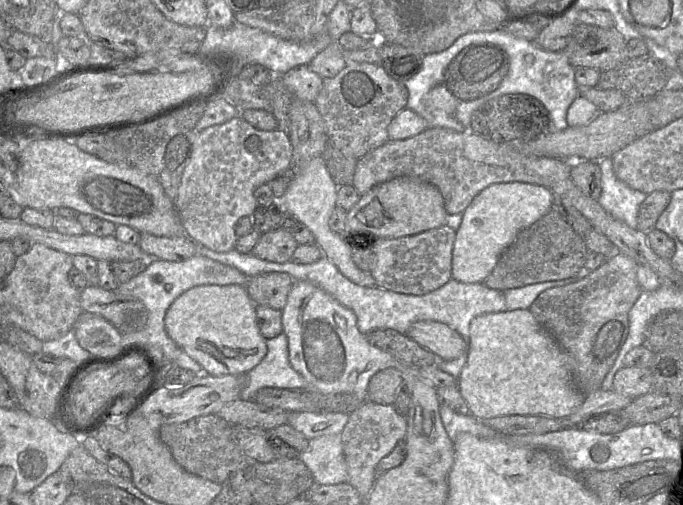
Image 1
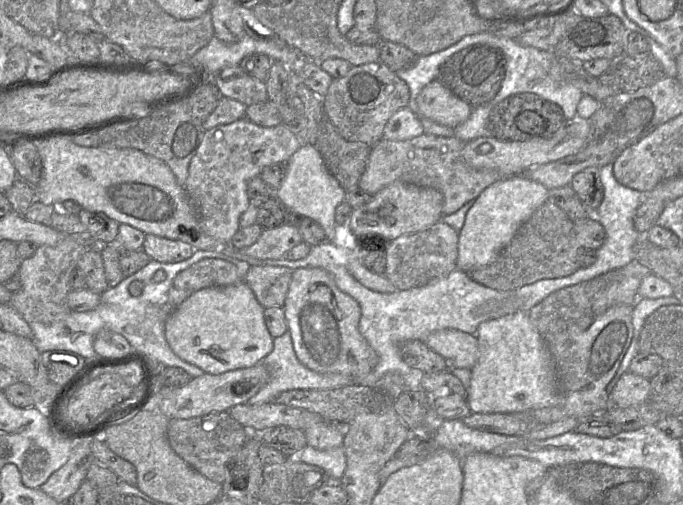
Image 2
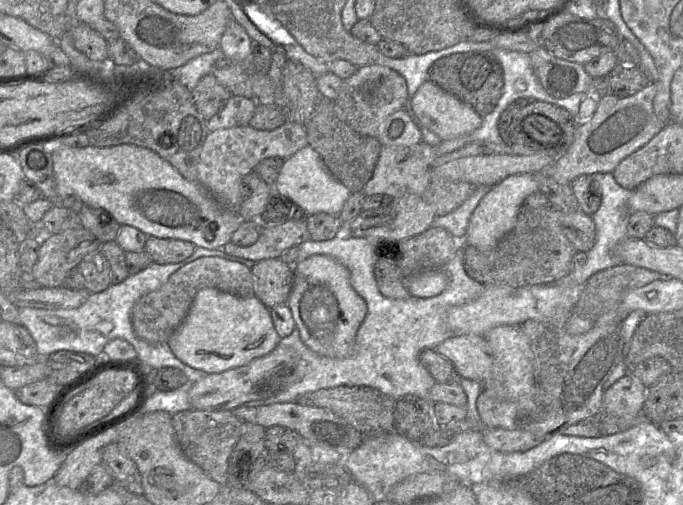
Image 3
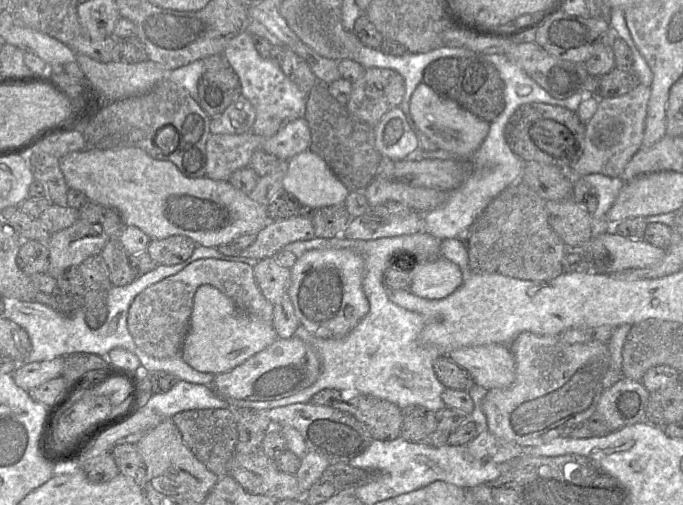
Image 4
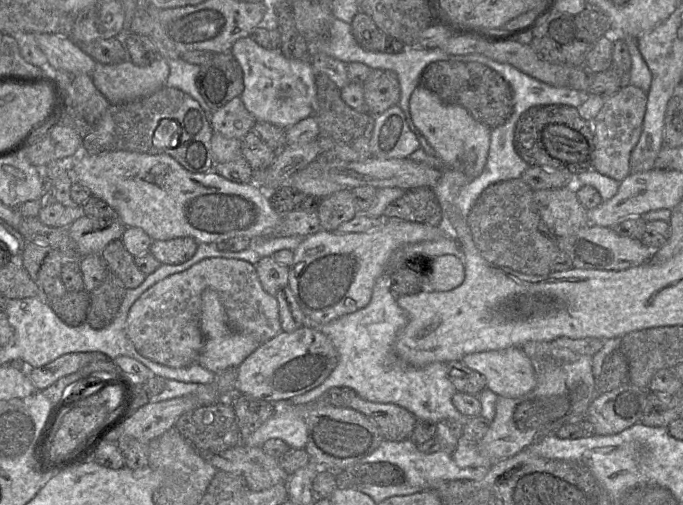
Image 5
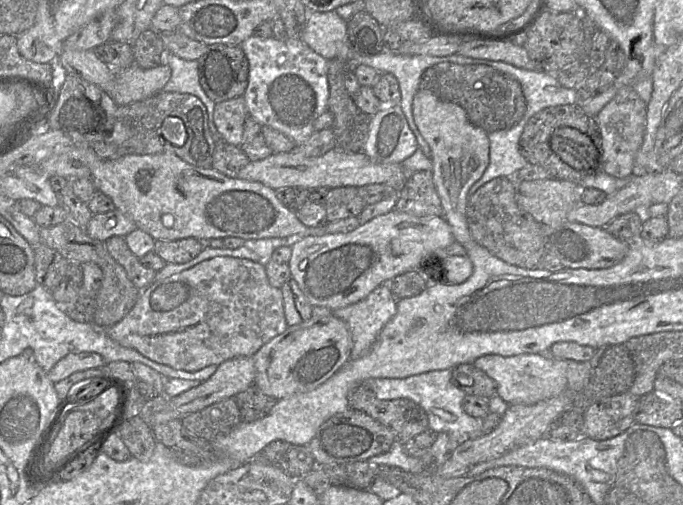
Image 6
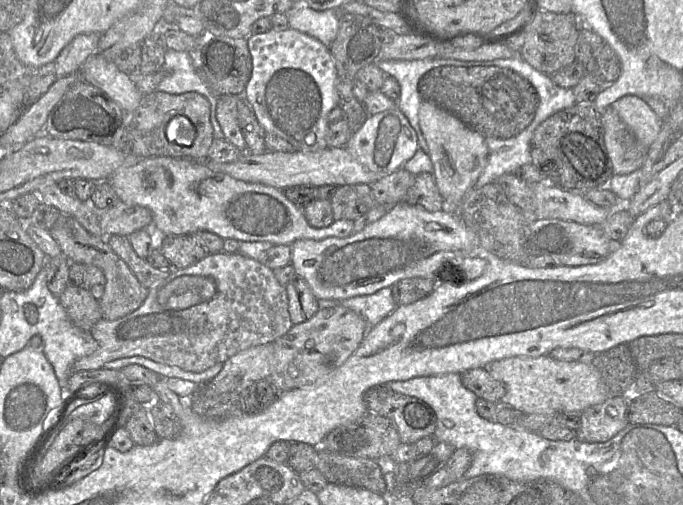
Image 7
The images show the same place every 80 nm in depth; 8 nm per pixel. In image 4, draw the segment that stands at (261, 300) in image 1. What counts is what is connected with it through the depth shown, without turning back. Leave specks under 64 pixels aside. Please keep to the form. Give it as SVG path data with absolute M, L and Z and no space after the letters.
M264 258L253 267L257 285L272 304L288 294L291 284L291 269L281 266L275 258Z

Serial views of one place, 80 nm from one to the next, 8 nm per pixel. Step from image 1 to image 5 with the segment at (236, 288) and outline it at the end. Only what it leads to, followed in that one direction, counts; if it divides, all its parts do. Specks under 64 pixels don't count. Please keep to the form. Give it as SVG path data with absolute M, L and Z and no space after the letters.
M205 289L201 295L200 328L204 337L204 346L196 363L215 374L237 368L261 345L256 337L230 328L225 308L218 293L213 289Z

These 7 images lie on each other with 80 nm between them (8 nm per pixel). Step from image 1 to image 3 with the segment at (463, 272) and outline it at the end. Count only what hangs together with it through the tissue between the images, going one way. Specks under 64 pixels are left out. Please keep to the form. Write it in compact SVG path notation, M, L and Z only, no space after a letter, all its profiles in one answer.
M533 173L513 174L492 185L473 211L462 243L481 251L495 247L513 227L524 199L537 191L538 179Z

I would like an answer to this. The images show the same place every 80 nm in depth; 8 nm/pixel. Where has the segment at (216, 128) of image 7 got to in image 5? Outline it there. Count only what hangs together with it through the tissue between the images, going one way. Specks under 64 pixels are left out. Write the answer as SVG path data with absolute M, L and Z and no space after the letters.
M182 59L166 60L170 71L165 85L167 87L177 88L196 100L204 110L205 115L211 125L213 111L206 104L196 86L196 79L200 71L200 66L187 63Z

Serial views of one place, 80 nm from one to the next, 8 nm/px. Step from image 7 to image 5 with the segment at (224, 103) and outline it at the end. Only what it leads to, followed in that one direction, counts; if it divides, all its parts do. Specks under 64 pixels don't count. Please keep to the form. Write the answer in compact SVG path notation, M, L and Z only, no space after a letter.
M235 97L213 112L211 127L214 133L226 138L243 138L253 129L255 118L245 108L240 97Z

